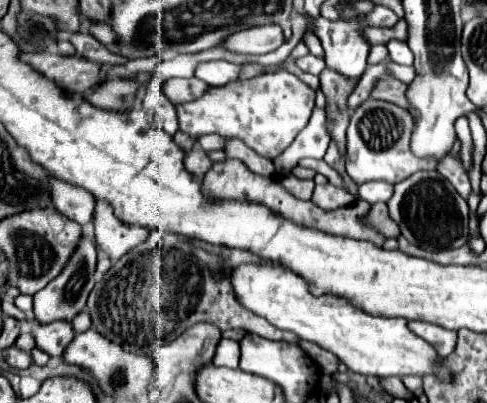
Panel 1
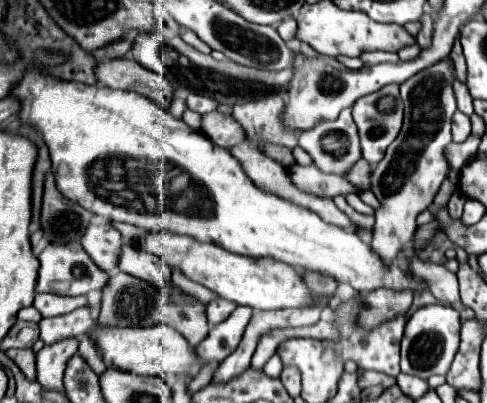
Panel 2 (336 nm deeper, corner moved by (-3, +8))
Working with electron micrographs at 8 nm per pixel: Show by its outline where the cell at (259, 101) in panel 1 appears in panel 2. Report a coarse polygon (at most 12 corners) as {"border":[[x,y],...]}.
{"border":[[185,30],[183,40],[199,52],[211,52],[195,32]]}

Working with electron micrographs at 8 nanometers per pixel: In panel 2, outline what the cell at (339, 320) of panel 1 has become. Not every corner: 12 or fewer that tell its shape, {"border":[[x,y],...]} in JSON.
{"border":[[171,232],[145,252],[217,296],[255,310],[301,308],[293,266]]}

